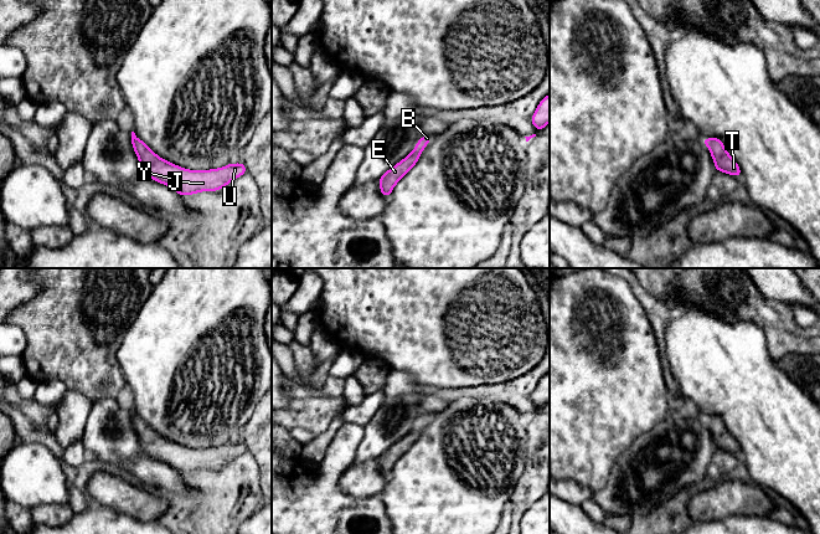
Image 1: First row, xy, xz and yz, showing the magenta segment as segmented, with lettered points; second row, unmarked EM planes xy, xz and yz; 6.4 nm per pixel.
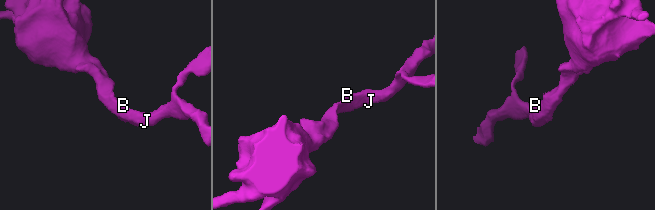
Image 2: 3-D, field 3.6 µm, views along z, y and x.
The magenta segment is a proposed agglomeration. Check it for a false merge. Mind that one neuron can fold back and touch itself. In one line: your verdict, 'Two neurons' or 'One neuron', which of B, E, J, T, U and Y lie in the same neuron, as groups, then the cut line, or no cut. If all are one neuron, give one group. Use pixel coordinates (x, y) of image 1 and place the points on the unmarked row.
One neuron. Groups: B E J T U Y. No split

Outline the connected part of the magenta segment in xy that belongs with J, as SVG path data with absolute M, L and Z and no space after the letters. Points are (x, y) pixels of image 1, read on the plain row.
M131 410L131 422L139 437L141 452L169 464L181 474L218 469L232 458L247 452L244 441L233 442L232 440L223 446L210 448L181 446L160 436L134 410Z

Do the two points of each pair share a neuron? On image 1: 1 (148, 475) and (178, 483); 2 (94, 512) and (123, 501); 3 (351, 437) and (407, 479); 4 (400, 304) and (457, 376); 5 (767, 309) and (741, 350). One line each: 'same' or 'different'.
1: same
2: different
3: different
4: same
5: different

